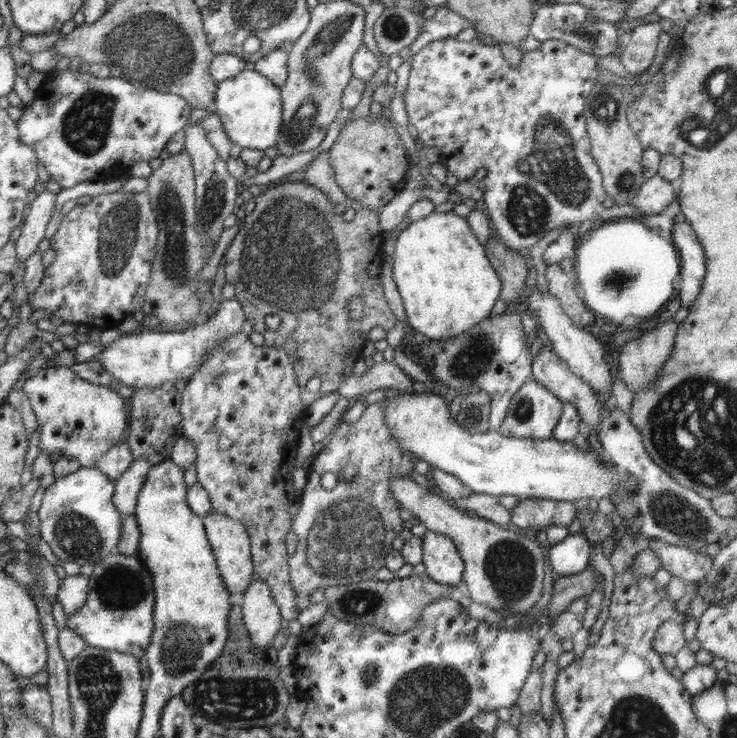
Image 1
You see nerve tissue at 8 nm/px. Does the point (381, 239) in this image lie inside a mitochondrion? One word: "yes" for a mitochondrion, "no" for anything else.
no

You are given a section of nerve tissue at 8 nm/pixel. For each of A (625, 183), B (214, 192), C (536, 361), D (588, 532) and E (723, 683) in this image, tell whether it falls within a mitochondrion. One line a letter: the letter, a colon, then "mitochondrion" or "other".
A: mitochondrion
B: mitochondrion
C: other
D: other
E: other

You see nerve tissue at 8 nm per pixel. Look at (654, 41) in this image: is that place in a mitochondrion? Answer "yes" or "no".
no

